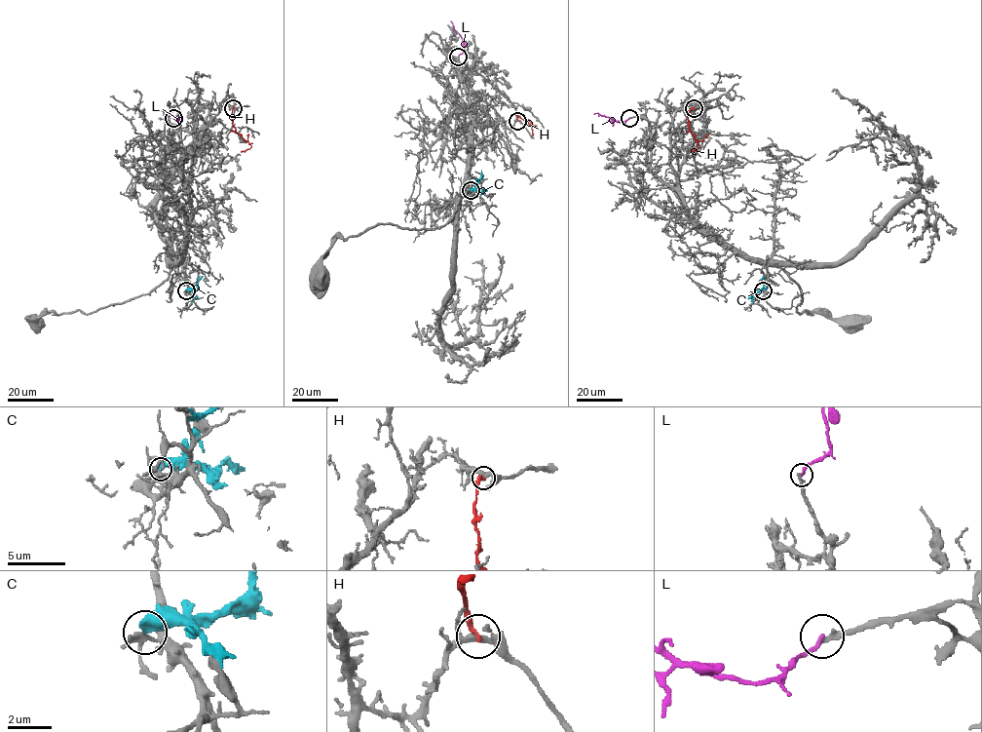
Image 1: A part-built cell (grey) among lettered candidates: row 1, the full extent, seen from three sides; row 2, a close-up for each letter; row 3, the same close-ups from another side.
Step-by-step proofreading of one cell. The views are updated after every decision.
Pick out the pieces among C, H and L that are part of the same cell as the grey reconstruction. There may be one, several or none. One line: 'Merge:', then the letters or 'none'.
Merge: none

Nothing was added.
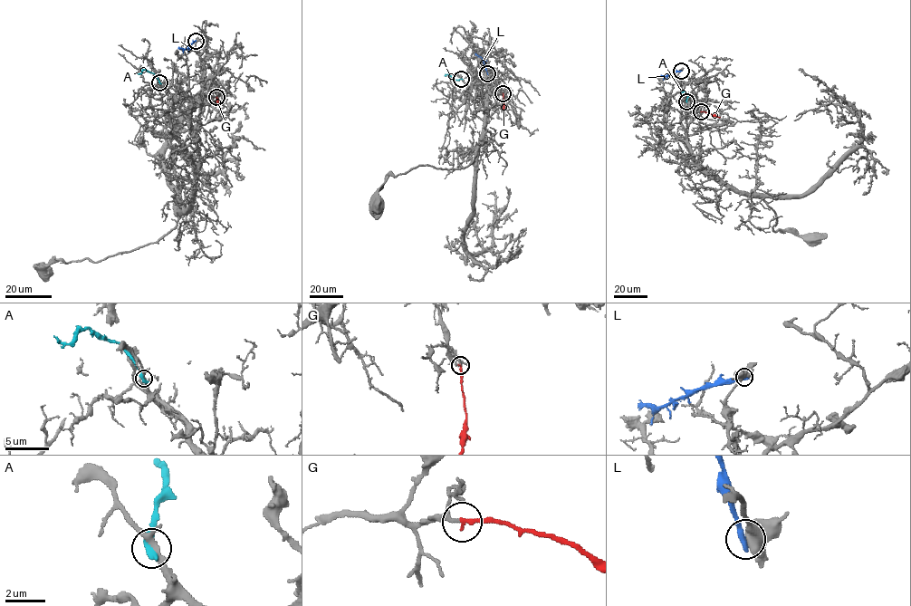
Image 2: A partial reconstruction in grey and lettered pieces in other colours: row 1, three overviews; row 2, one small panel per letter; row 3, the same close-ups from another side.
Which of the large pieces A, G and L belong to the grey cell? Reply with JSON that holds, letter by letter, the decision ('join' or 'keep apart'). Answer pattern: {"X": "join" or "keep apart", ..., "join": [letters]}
{"A": "keep apart", "G": "join", "L": "keep apart", "join": ["G"]}

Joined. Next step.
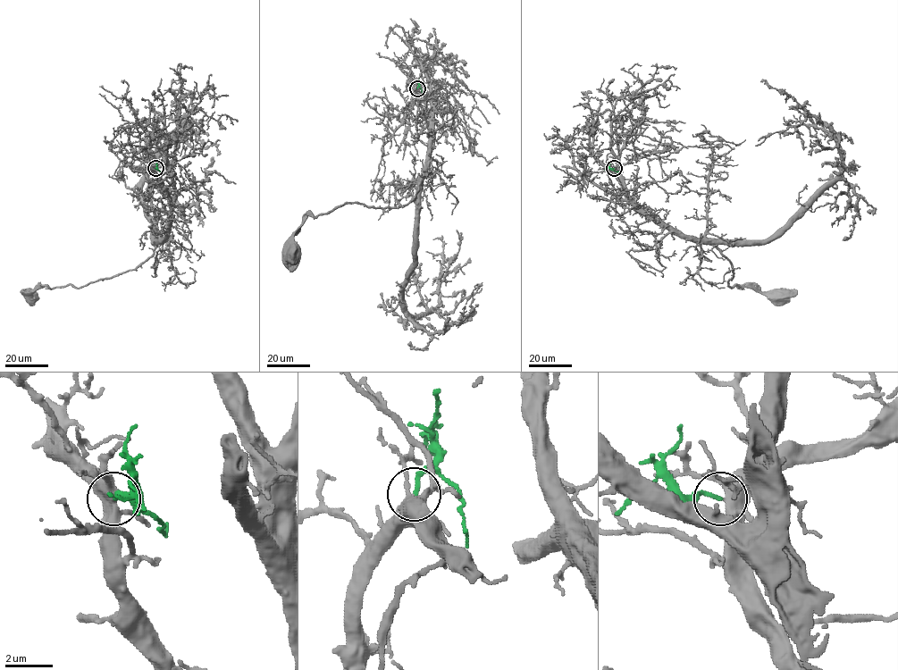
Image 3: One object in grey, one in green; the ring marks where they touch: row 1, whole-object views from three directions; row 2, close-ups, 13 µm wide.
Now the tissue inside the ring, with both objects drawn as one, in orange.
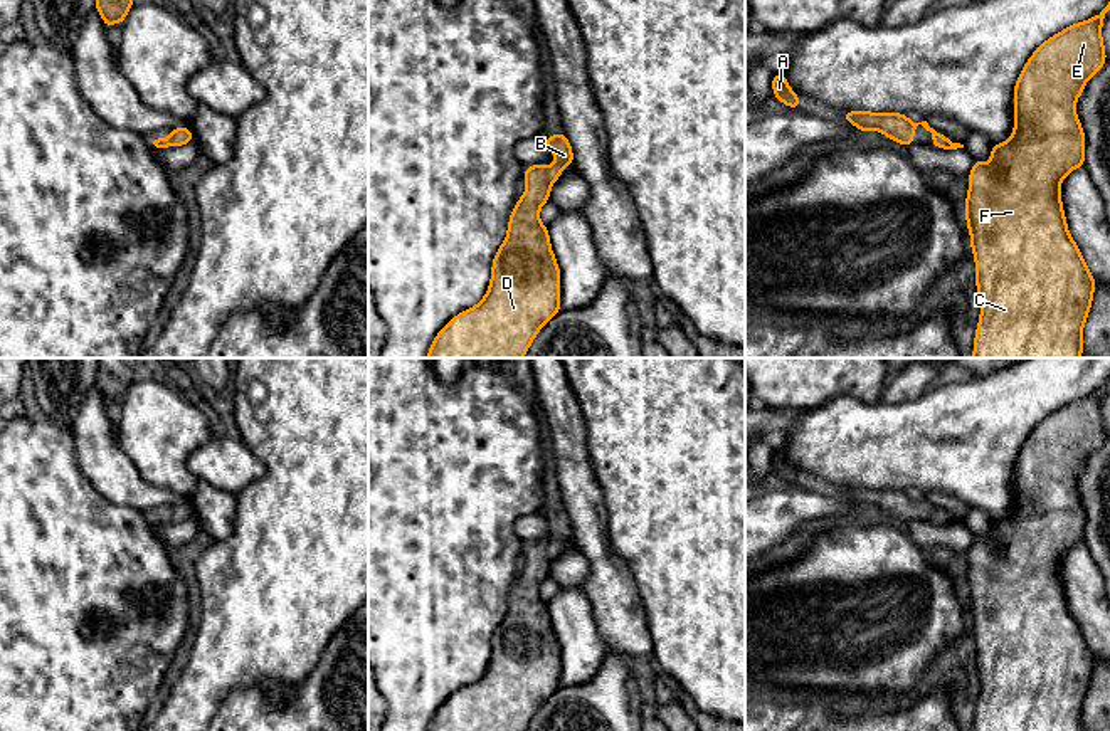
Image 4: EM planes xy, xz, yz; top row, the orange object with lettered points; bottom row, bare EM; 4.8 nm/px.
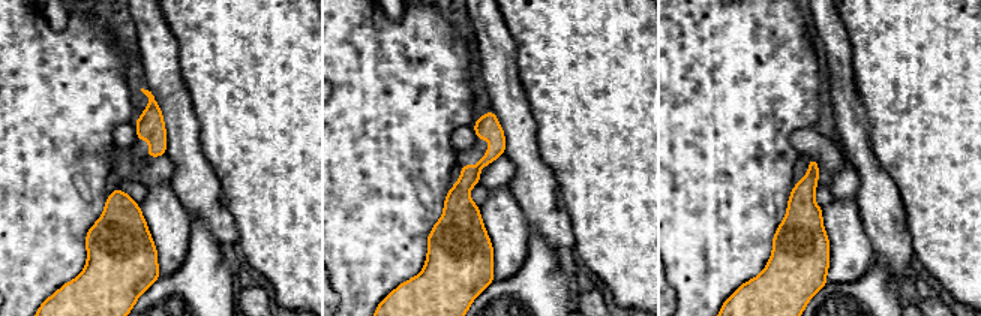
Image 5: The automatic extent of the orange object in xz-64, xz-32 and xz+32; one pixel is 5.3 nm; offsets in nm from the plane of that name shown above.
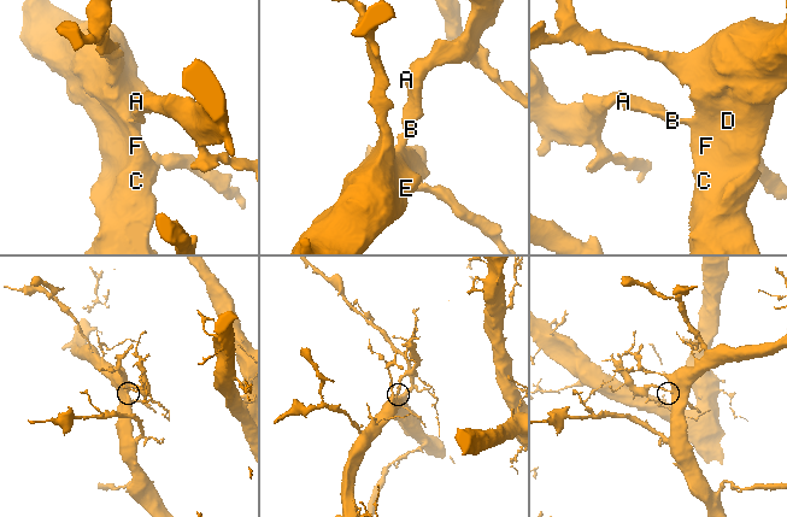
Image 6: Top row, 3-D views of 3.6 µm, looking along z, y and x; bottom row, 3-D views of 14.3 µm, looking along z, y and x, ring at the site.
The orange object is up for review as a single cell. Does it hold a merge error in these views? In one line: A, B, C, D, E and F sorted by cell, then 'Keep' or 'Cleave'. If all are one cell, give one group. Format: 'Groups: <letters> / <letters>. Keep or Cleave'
Groups: A B C D E F. Keep

